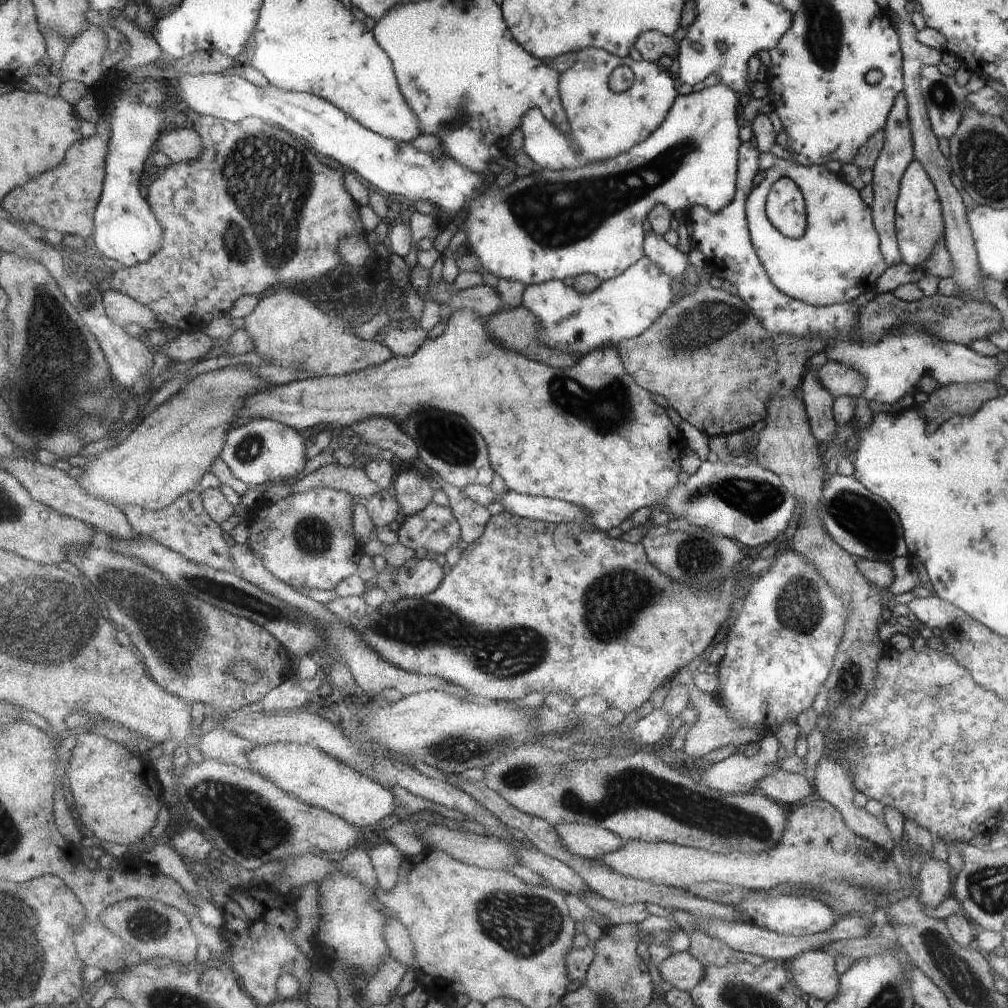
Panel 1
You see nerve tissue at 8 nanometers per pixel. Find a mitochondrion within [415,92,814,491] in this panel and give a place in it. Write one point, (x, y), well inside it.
(563, 213)

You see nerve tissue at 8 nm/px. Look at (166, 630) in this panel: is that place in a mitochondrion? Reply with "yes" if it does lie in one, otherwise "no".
yes

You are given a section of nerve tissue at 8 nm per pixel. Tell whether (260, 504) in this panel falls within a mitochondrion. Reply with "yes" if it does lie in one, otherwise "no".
no

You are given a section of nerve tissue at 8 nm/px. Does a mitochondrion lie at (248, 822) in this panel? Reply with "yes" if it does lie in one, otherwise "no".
yes

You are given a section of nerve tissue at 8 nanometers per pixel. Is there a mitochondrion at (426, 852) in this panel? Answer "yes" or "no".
no

